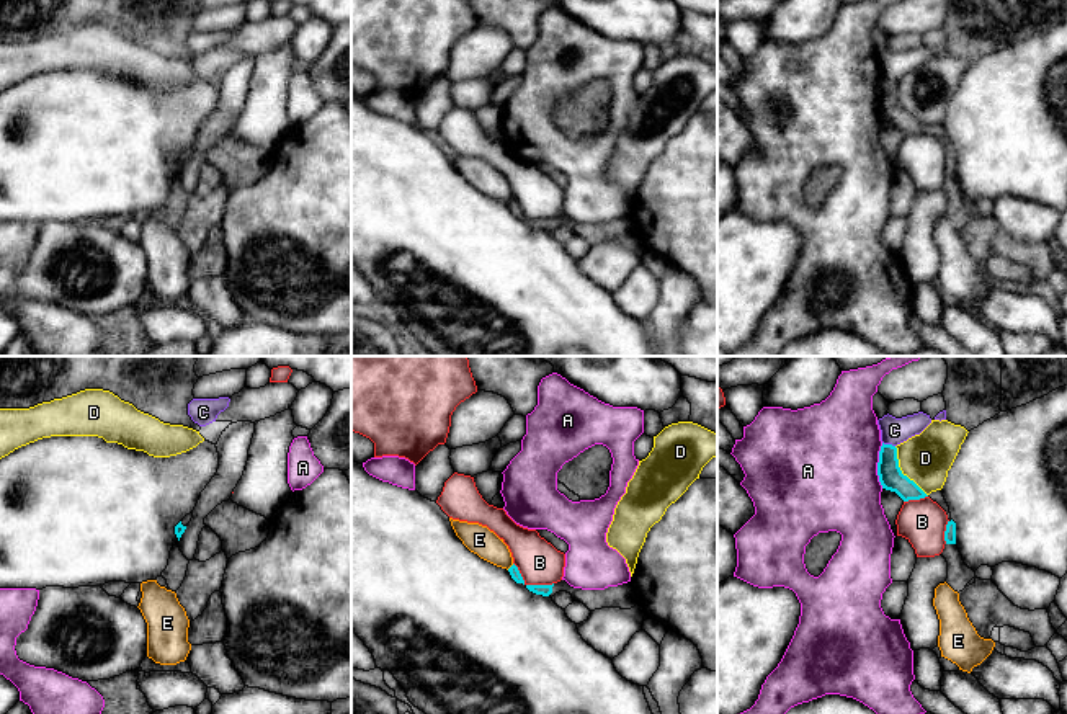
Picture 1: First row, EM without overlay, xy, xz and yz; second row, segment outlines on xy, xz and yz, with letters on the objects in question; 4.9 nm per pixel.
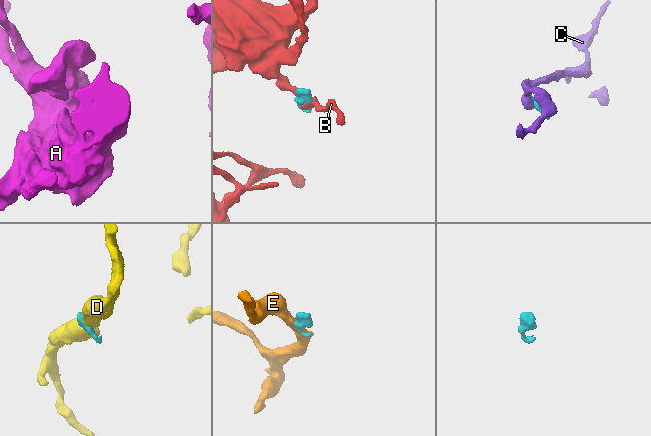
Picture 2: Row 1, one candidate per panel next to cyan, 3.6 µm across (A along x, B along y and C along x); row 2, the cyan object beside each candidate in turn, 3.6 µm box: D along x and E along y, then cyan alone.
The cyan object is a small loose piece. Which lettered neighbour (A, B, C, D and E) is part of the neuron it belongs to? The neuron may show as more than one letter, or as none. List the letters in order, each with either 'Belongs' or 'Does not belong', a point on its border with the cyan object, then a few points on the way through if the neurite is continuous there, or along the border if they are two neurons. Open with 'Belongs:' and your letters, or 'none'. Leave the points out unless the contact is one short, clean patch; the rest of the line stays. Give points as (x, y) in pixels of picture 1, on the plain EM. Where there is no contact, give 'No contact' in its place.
Belongs: none
A: Does not belong. Touches cyan at yz (878, 100). Boundary: yz (883, 77), (878, 87), (878, 115), (881, 121)
B: Does not belong. Touches cyan at xz (530, 219). Boundary: xz (513, 196), (526, 218), (553, 218)
C: Does not belong. Touches cyan at yz (889, 79). Boundary: yz (883, 75), (894, 80)
D: Does not belong. Touches cyan at yz (901, 107). Boundary: yz (894, 80), (899, 103), (927, 129)
E: Does not belong. Touches cyan at xz (512, 200). Boundary: xz (513, 198), (507, 203)

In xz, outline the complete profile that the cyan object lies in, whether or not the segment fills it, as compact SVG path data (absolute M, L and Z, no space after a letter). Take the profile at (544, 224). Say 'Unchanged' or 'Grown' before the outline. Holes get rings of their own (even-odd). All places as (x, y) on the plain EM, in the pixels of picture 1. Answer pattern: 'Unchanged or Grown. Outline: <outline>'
Grown. Outline: M565 214L552 219L526 219L536 229L554 230L559 225L567 225L575 235L583 237L590 245L601 242L631 243L637 239L637 229L631 216L608 221L605 224L582 224L570 221Z

